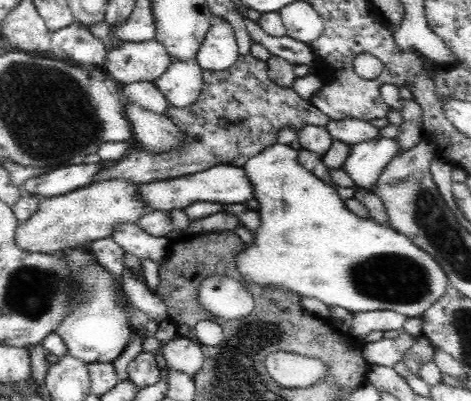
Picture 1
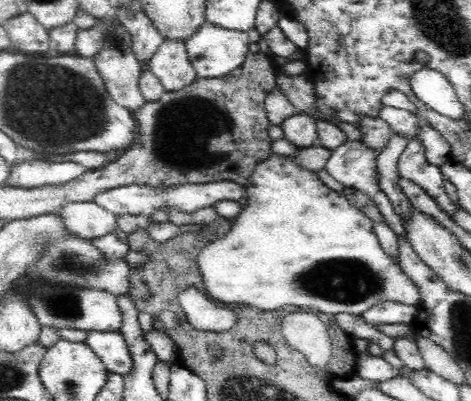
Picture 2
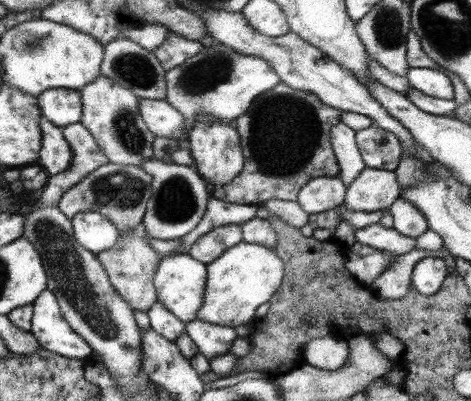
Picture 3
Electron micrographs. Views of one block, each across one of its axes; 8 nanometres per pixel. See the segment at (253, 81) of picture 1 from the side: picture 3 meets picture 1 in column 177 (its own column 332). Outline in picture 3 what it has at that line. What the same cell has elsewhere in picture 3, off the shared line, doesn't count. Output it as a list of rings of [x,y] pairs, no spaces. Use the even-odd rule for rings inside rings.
[[[279,82],[275,88],[261,92],[233,128],[241,138],[243,170],[221,188],[211,188],[211,198],[237,204],[259,206],[271,198],[297,202],[299,190],[315,178],[337,178],[339,164],[329,142],[329,130],[341,122],[341,110],[323,104],[315,94],[293,90]]]

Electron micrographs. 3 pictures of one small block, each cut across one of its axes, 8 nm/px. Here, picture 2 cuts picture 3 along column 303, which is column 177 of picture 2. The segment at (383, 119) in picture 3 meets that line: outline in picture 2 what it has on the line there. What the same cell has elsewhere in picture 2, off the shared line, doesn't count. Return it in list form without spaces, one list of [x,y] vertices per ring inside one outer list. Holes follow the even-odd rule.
[[[164,40],[146,68],[154,72],[166,92],[178,92],[198,80],[198,74],[188,56],[186,42],[182,40]]]

